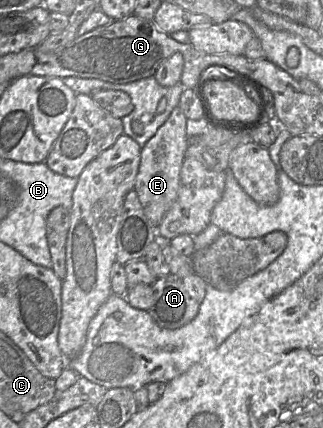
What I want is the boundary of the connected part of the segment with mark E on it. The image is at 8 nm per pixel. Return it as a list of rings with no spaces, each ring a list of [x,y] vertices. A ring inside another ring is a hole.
[[[176,106],[166,122],[141,148],[140,164],[133,189],[137,193],[145,216],[154,227],[159,226],[178,196],[181,167],[189,145],[186,122],[187,118],[183,111]]]

